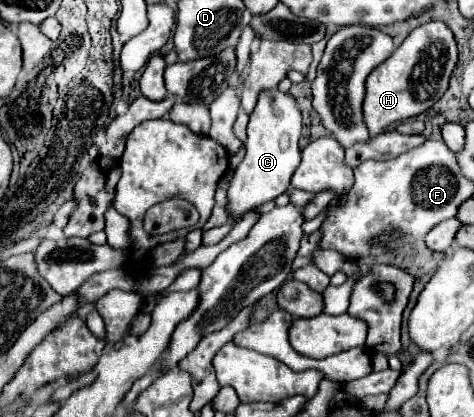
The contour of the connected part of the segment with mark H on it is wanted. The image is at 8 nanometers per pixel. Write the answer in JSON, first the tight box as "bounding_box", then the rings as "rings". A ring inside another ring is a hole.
{"bounding_box":[362,22,456,136],"rings":[[[428,22],[408,34],[398,50],[366,78],[366,96],[362,102],[364,122],[370,136],[380,134],[388,124],[418,116],[442,98],[450,74],[456,66],[456,40],[444,22]]]}

